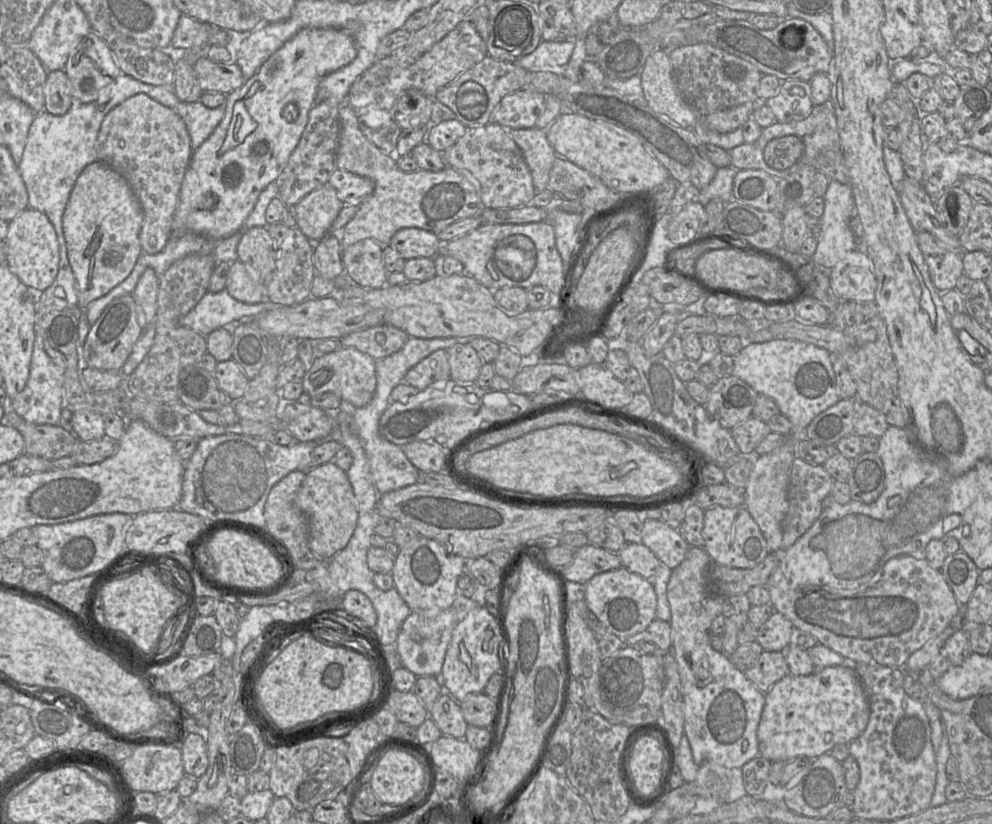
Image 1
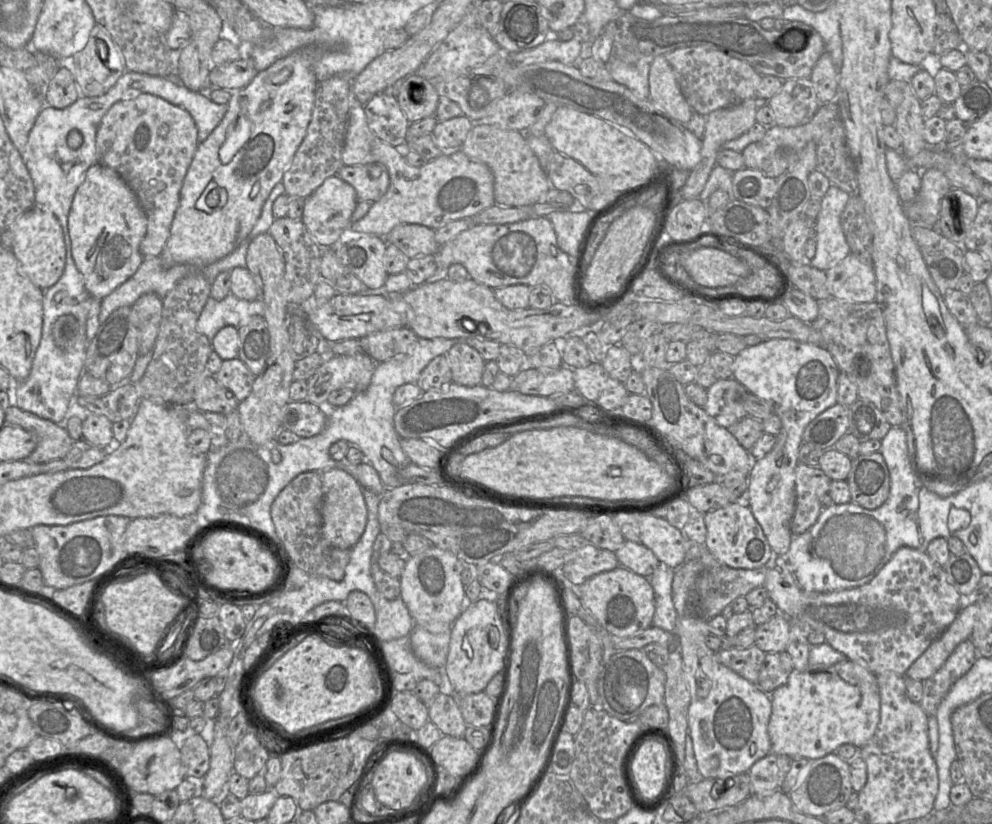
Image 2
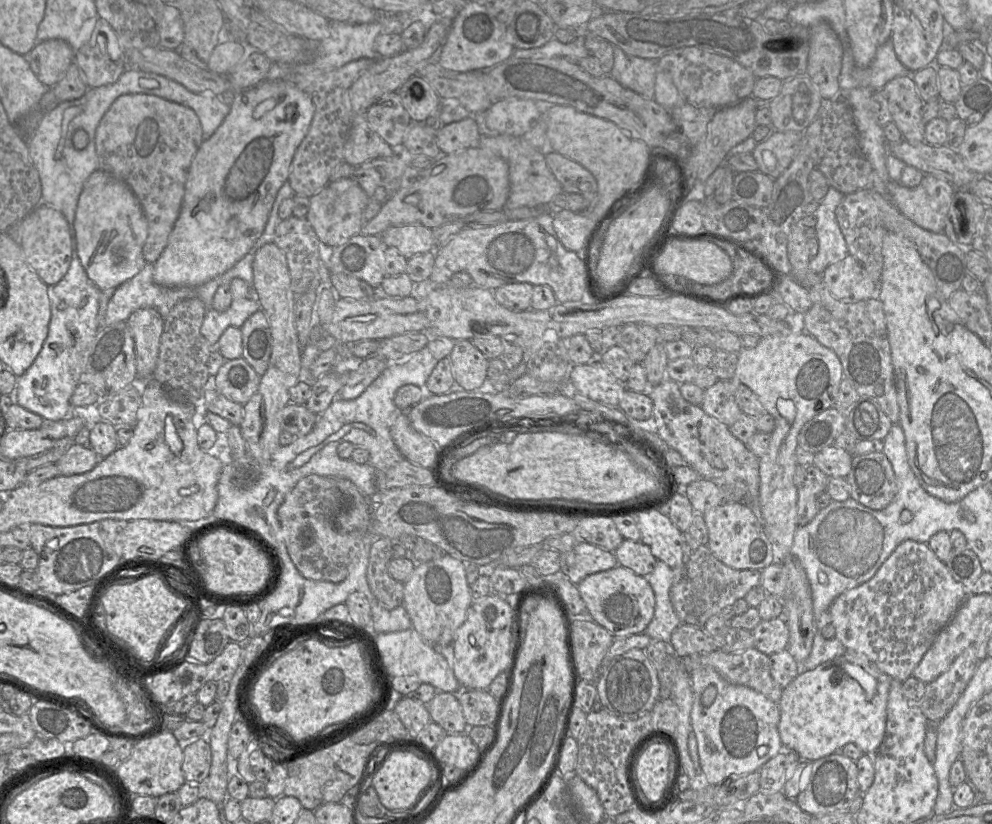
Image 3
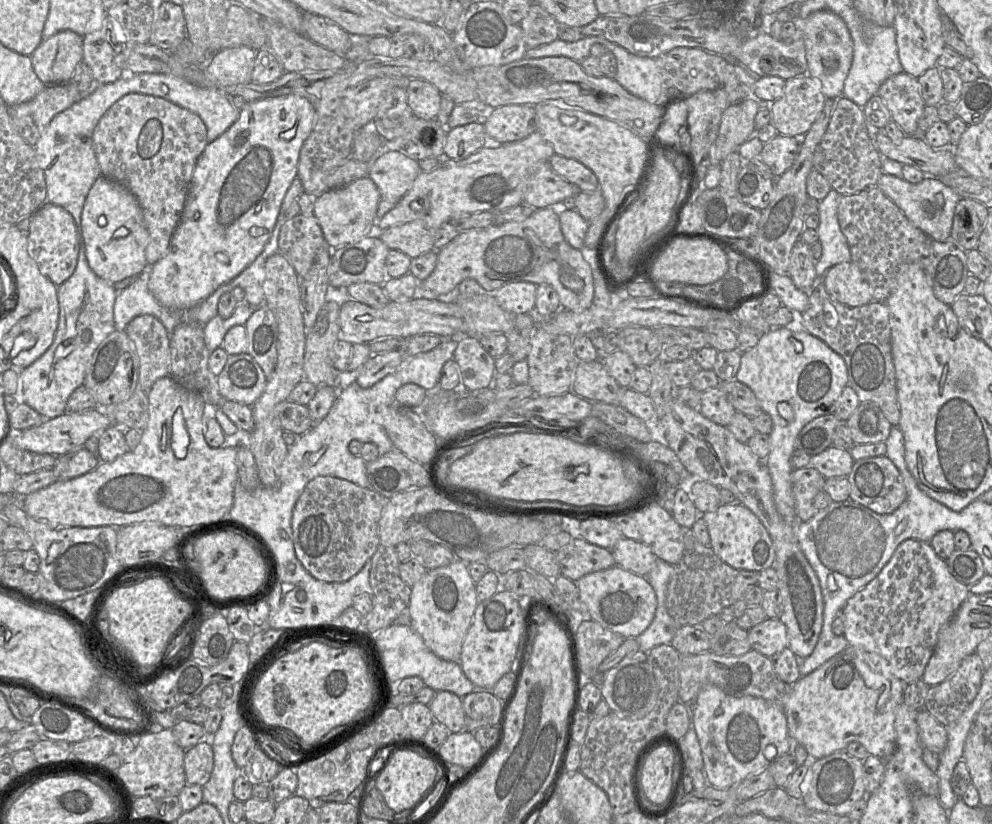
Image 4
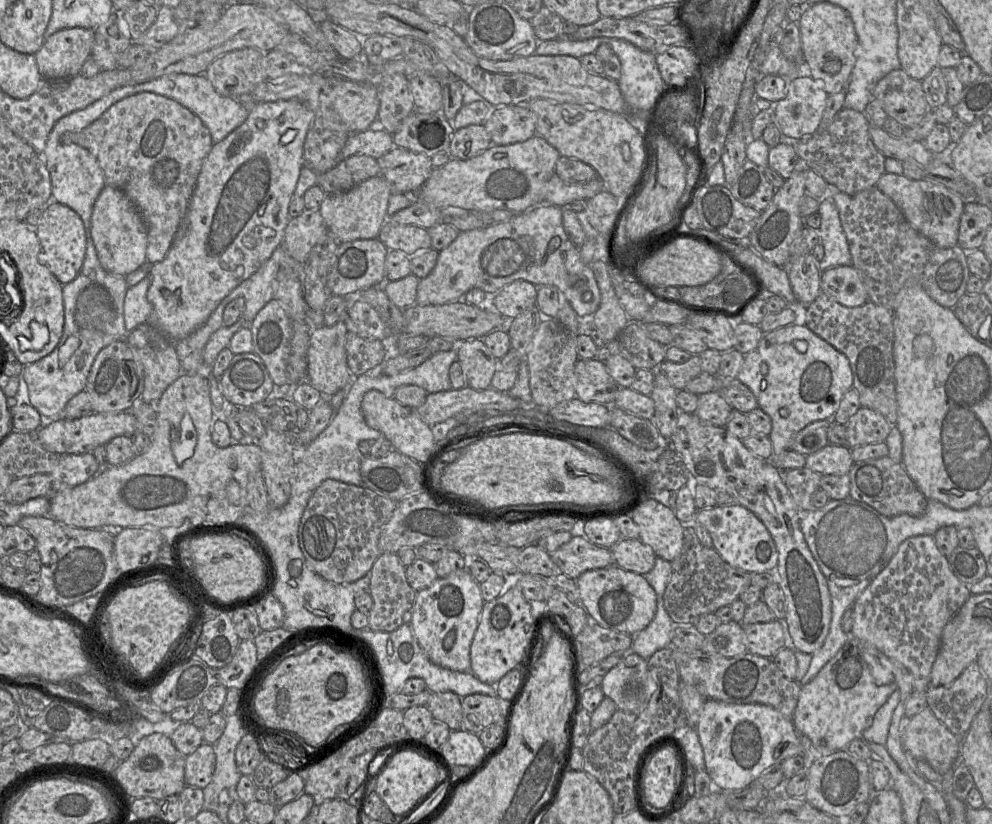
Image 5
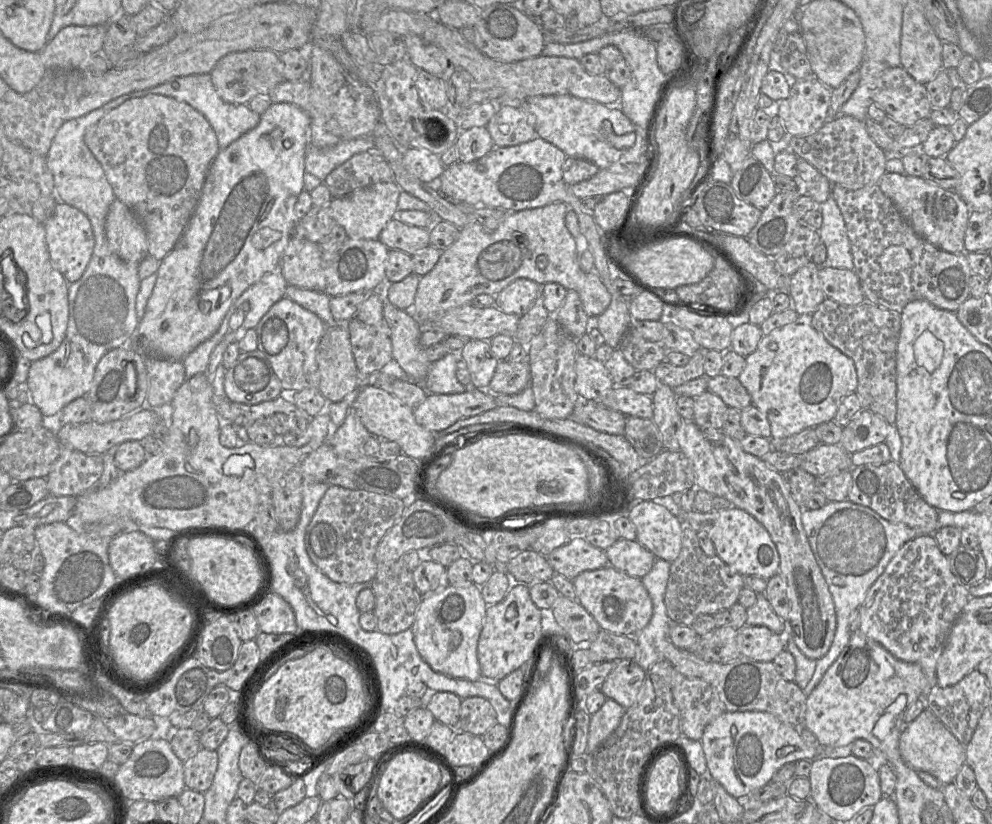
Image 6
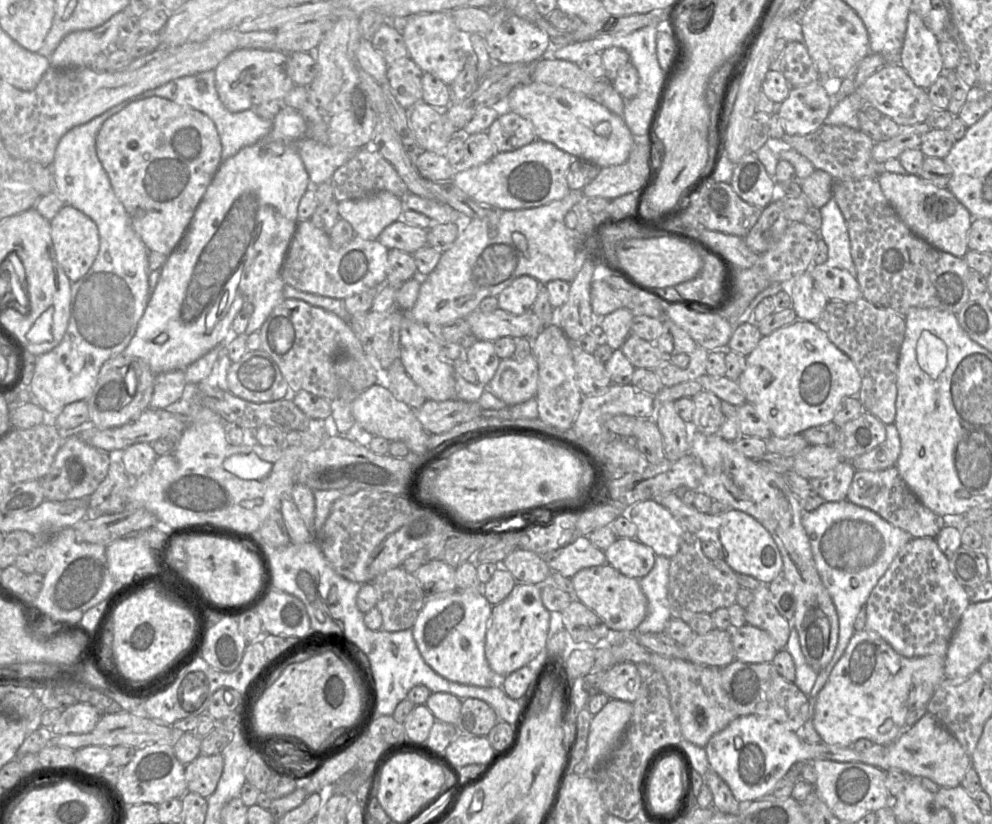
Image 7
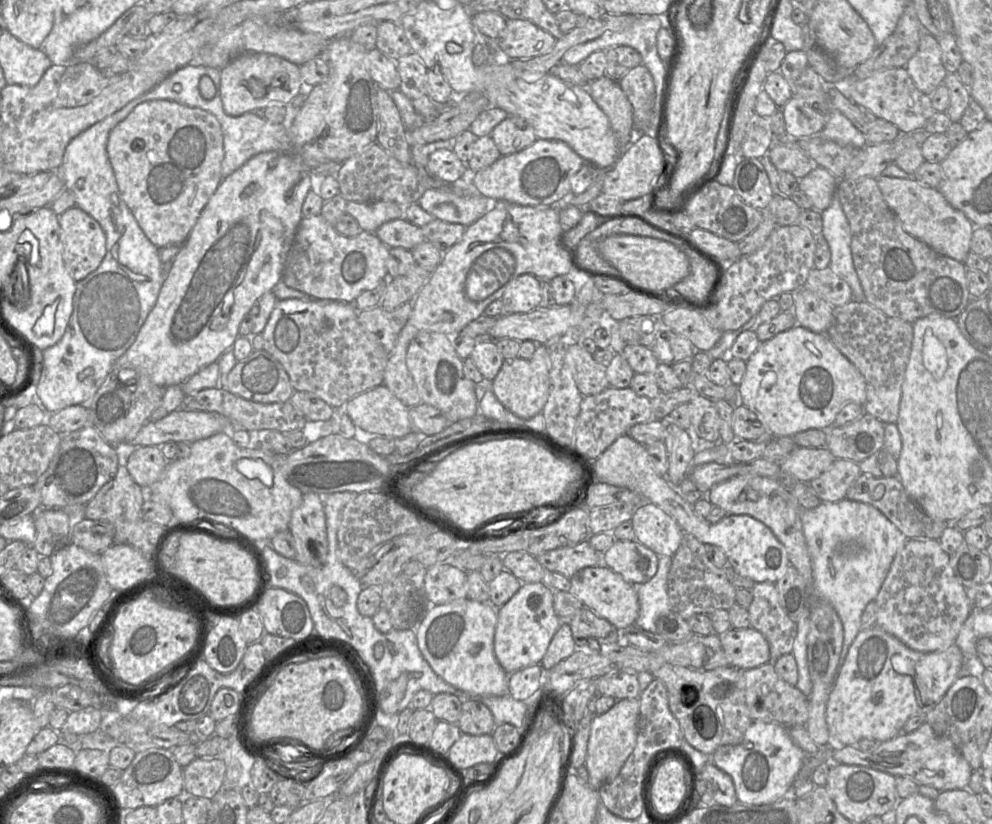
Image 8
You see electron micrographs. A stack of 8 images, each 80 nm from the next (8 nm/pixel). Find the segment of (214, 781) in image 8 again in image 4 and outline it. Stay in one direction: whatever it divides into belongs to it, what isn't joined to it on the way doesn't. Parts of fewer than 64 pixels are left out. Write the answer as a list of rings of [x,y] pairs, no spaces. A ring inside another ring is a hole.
[[[210,737],[185,750],[184,771],[186,784],[203,786],[210,777],[213,768],[213,750]]]

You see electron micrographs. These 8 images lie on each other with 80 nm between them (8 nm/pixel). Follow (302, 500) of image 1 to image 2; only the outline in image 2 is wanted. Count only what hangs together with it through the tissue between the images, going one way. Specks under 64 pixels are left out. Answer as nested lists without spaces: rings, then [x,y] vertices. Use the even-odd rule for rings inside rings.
[[[330,469],[321,473],[324,498],[321,506],[323,538],[333,547],[352,549],[359,541],[367,524],[367,506],[363,488],[342,469]]]

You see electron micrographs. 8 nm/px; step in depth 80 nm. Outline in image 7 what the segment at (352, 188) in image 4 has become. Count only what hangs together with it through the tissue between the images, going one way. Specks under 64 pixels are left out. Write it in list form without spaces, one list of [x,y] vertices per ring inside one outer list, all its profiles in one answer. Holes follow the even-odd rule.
[[[387,191],[338,203],[339,217],[351,224],[357,236],[366,240],[378,240],[387,226],[402,219],[403,212],[402,199]]]

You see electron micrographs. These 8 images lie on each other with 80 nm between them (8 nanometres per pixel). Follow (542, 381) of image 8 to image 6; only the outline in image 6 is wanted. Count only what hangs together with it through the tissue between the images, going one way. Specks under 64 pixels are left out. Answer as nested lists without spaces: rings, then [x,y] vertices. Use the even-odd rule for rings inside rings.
[[[500,361],[486,390],[513,395],[520,393],[529,384],[531,384],[531,372],[528,361],[521,363]]]

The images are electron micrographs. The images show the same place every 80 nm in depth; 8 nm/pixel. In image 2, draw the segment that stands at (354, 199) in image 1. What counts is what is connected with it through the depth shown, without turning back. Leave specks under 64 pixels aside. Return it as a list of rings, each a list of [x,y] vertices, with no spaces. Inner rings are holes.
[[[381,163],[343,166],[337,176],[355,189],[359,202],[379,200],[390,184],[388,170]]]

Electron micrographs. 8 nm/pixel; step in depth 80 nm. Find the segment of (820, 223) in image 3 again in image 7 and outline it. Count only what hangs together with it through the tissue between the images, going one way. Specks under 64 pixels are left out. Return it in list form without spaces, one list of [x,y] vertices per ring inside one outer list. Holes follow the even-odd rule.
[[[833,197],[820,208],[820,213],[822,225],[818,230],[818,239],[823,239],[828,247],[826,264],[830,267],[846,270],[857,278],[847,224]]]

